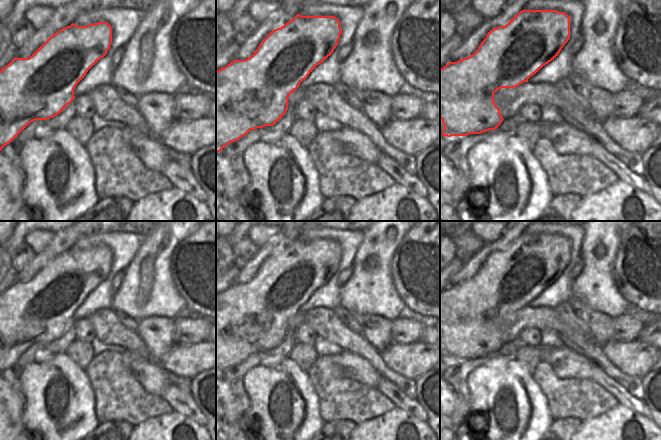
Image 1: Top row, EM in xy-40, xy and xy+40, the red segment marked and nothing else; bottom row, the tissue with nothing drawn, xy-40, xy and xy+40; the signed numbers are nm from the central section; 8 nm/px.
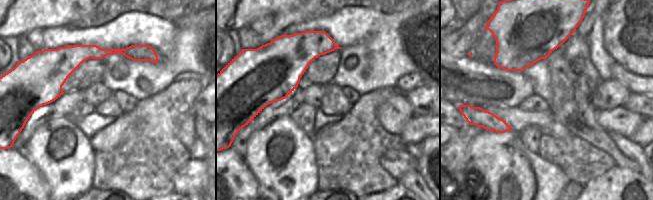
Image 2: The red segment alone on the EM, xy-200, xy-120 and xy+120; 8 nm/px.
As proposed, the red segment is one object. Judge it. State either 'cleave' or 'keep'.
cleave

